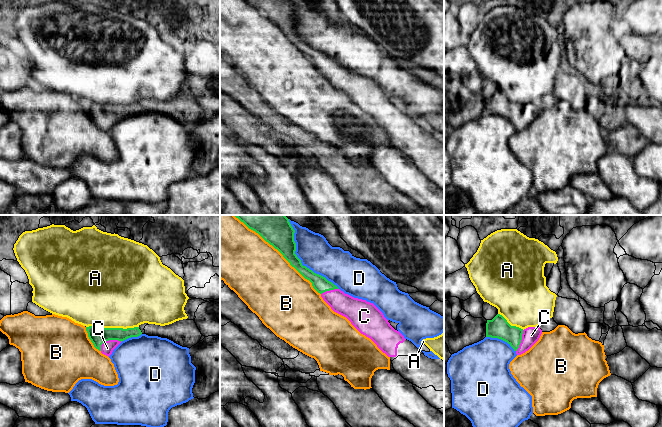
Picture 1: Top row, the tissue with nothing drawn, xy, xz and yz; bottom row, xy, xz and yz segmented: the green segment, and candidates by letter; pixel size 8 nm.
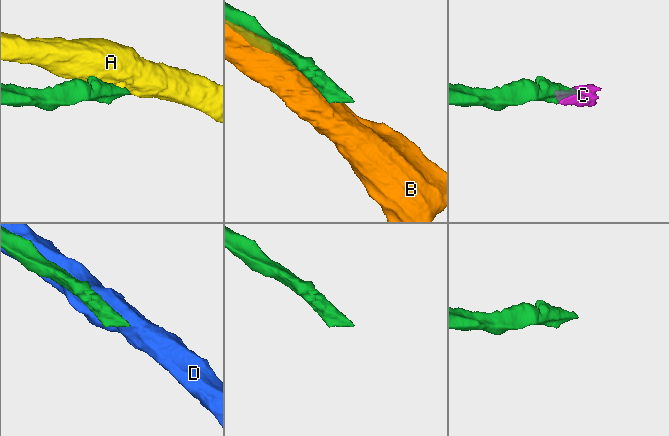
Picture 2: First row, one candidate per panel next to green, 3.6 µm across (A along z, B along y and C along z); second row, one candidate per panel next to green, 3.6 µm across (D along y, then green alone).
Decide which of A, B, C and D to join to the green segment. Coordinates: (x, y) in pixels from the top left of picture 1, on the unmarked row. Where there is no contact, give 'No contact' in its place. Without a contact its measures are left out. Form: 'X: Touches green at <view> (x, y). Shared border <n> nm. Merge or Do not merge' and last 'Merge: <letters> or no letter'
A: Touches green at xy (112, 104). Shared border 420 nm. Do not merge
B: Touches green at xz (283, 32). Shared border 850 nm. Do not merge
C: Touches green at xy (108, 116). Shared border 190 nm. Merge
D: Touches green at xz (301, 39). Shared border 650 nm. Do not merge
Merge: C

